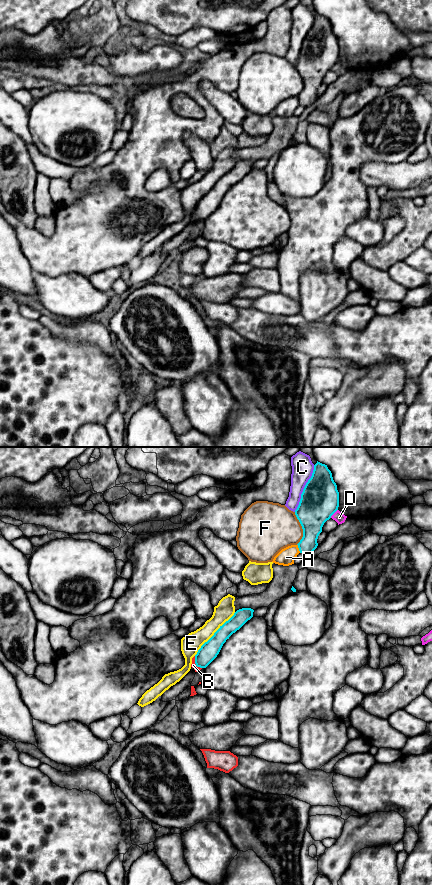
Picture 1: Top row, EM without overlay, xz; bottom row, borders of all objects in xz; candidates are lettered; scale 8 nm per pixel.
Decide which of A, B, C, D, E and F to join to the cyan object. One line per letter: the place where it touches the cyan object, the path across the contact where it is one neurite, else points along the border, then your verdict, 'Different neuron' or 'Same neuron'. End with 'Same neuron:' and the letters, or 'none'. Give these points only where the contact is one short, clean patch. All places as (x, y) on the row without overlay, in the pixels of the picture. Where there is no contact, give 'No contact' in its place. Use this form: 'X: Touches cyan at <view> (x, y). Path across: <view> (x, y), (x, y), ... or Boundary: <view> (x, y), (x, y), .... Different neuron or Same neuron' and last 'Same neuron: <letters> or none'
A: Touches cyan at xz (298, 99). Different neuron
B: Touches cyan at xz (195, 215). Boundary: xz (194, 208), (194, 214), (201, 220). Different neuron
C: Touches cyan at xz (304, 40). Different neuron
D: Touches cyan at xz (334, 64). Different neuron
E: Touches cyan at xz (214, 186). Different neuron
F: Touches cyan at xz (302, 80). Different neuron
Same neuron: none

